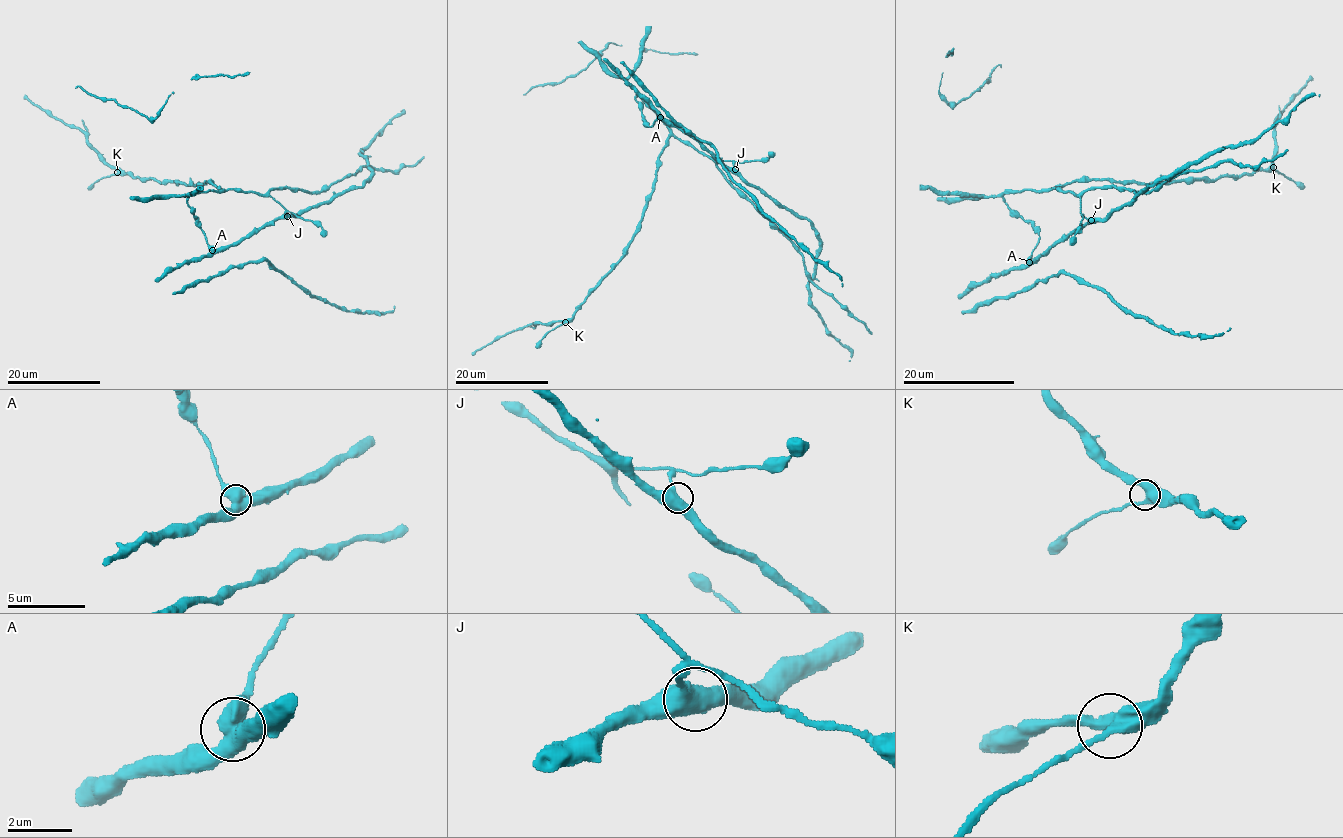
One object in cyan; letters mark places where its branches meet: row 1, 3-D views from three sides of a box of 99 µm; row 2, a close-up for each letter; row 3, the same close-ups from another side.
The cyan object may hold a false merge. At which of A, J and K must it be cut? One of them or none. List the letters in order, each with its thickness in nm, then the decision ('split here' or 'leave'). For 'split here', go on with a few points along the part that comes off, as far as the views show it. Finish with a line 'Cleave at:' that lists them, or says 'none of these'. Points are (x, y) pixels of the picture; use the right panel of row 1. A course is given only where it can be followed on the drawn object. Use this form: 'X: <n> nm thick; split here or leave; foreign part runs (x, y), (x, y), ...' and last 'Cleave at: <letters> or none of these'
A: 550 nm thick; leave
J: 480 nm thick; leave
K: 480 nm thick; leave
Cleave at: none of these

